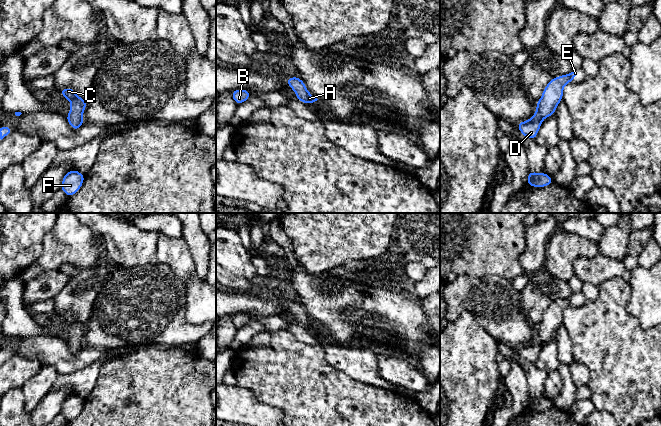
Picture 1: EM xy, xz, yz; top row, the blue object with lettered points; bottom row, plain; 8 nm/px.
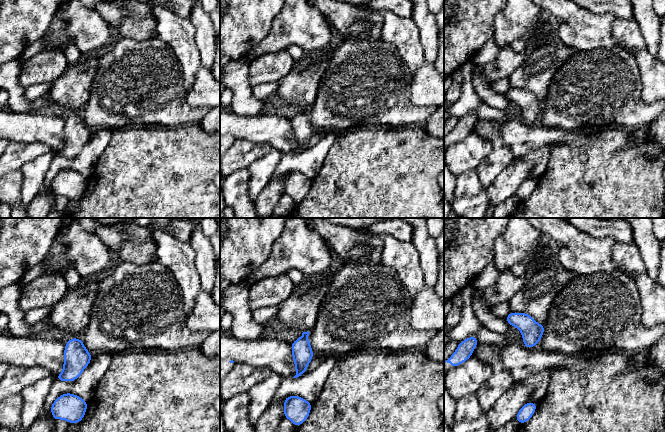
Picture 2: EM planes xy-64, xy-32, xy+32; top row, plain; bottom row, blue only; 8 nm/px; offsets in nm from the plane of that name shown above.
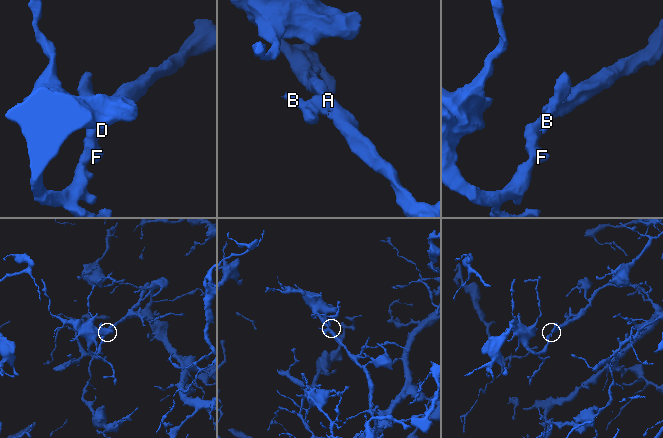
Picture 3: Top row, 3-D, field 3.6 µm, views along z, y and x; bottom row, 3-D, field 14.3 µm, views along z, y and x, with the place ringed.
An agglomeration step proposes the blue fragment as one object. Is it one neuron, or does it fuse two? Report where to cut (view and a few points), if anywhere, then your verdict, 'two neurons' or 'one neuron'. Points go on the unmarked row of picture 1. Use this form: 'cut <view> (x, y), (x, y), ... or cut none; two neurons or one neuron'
cut none; one neuron

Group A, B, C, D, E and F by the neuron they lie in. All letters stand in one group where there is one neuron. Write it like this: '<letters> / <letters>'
A B C D E F

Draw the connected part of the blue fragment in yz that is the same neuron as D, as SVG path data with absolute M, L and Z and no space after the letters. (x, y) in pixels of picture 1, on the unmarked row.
M573 293L567 299L561 299L552 302L543 314L542 320L536 326L537 334L531 343L517 347L518 354L531 364L535 364L538 354L542 349L544 342L555 338L557 329L563 324L563 312L568 306L572 306L575 300L578 300L579 294Z

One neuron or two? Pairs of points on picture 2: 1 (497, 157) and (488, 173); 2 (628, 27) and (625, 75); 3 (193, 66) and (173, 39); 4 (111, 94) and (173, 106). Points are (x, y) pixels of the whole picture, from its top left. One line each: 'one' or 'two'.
1: one
2: two
3: one
4: one

